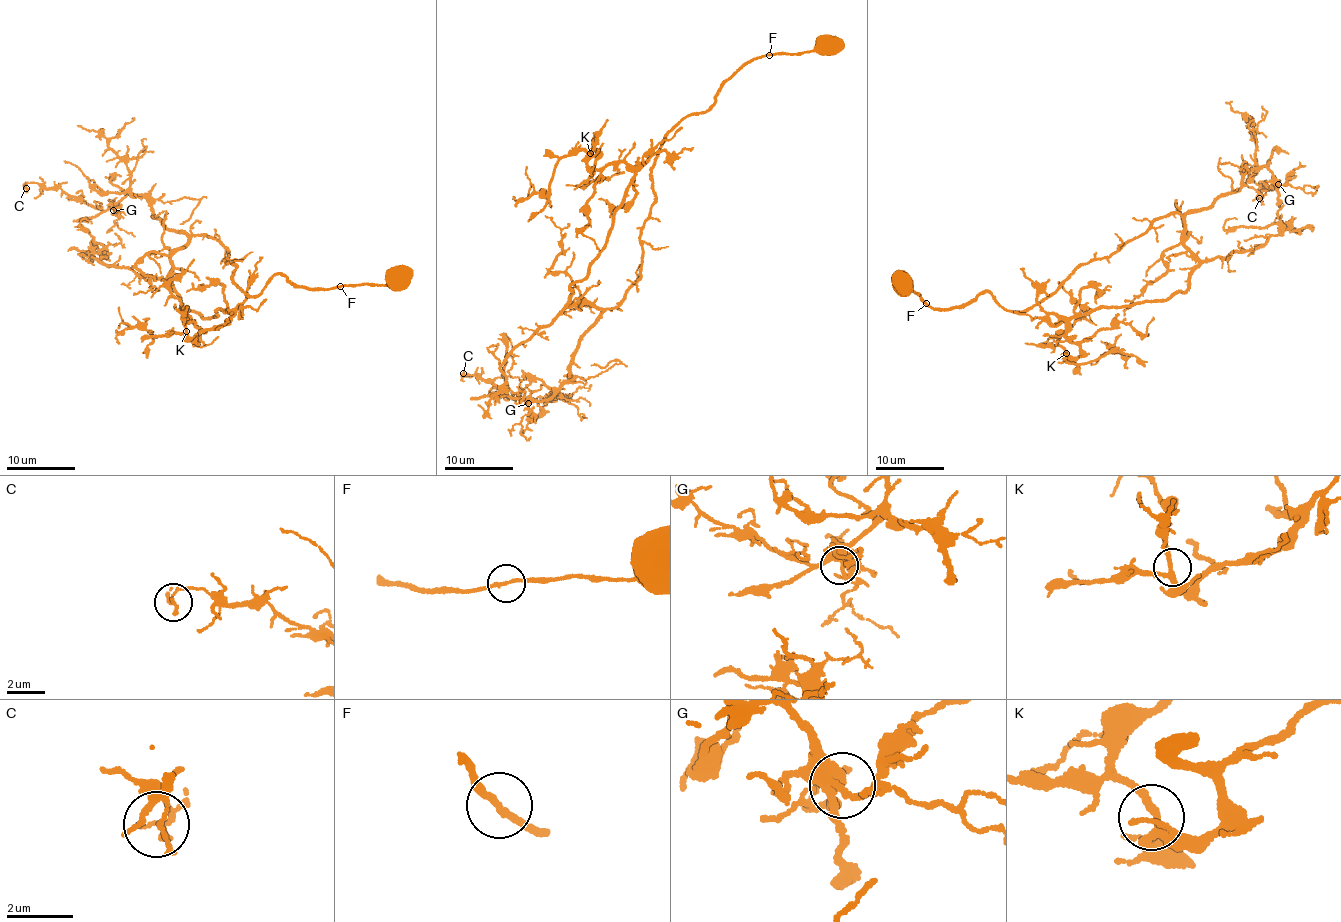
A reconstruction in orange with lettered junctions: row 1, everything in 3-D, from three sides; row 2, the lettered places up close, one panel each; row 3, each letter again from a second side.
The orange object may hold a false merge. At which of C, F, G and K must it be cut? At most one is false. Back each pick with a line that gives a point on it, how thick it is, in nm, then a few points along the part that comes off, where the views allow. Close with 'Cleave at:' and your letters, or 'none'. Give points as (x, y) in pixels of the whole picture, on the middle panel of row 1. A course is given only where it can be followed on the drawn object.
Cleave at: none

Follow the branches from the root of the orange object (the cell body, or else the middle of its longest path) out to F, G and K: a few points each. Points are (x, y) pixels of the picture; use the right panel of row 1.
F: (905, 284), (920, 294), (926, 304)
G: (905, 284), (933, 309), (986, 291), (1020, 311), (1155, 219), (1240, 187), (1247, 171), (1266, 167), (1278, 184)
K: (905, 284), (940, 311), (986, 291), (1006, 310), (1037, 304), (1065, 323), (1065, 334), (1081, 352), (1066, 353)

